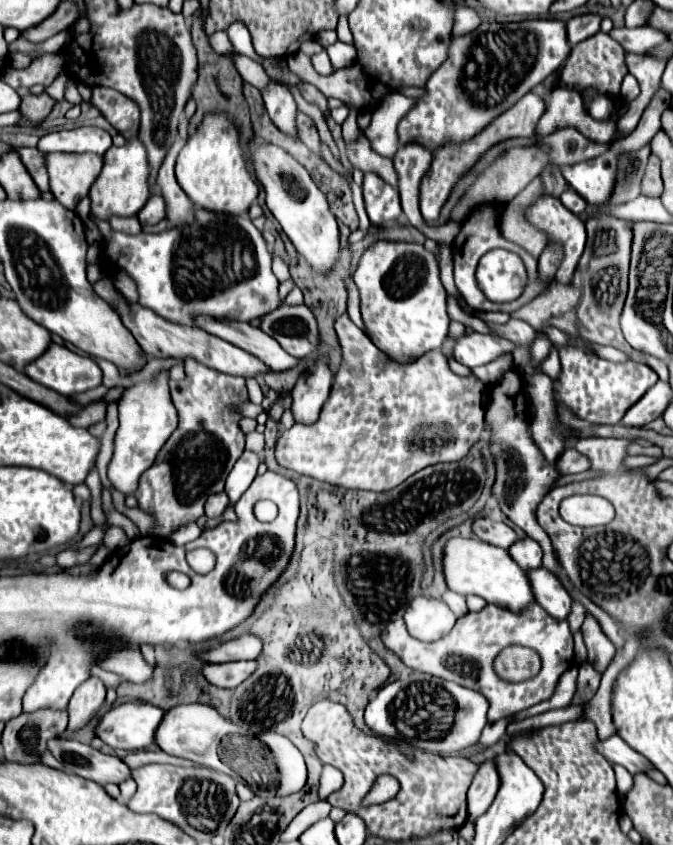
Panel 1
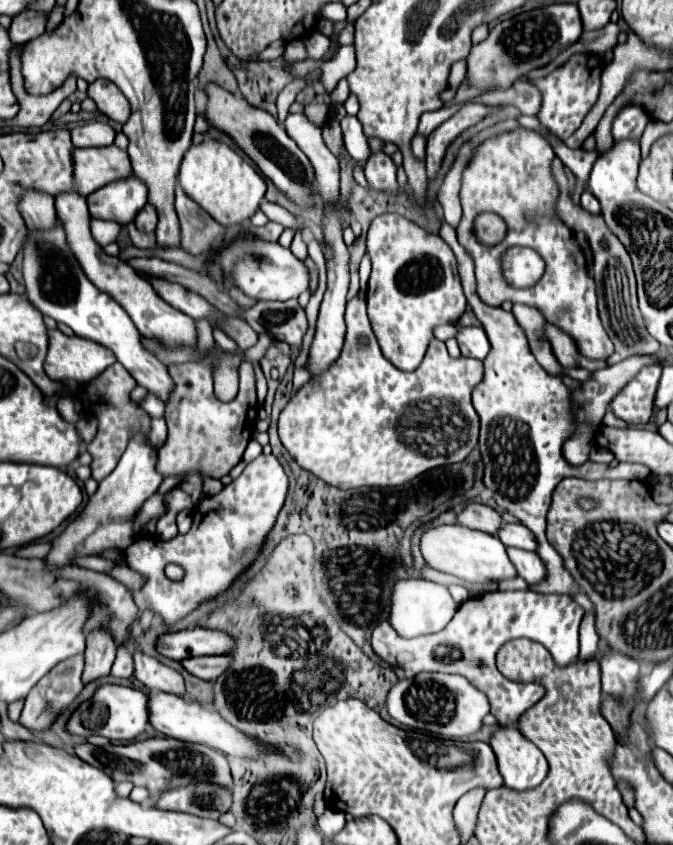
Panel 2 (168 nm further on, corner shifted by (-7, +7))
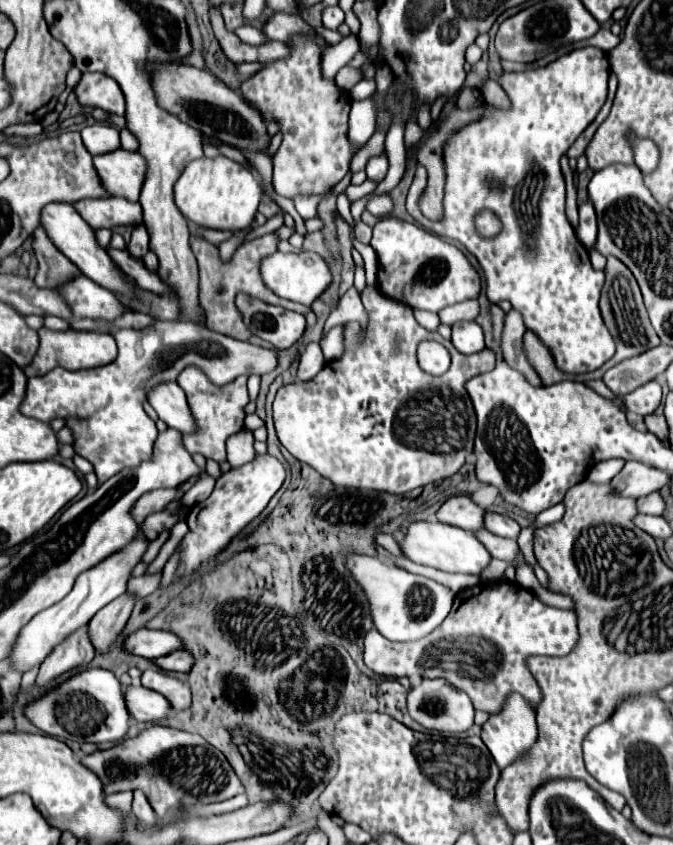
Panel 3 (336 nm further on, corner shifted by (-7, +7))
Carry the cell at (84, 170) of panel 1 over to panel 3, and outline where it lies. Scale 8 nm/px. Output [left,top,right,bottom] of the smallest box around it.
[93,150,145,202]

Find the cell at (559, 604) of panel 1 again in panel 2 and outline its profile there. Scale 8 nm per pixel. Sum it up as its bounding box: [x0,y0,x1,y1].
[507,548,545,584]

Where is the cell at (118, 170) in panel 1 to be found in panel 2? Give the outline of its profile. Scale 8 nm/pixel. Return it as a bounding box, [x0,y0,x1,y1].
[87,174,147,224]

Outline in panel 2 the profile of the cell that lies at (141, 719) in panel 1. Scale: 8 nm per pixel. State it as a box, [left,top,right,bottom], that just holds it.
[67,684,149,740]

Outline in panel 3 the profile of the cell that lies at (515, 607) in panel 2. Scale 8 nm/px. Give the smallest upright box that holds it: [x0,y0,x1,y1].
[365,582,577,714]

